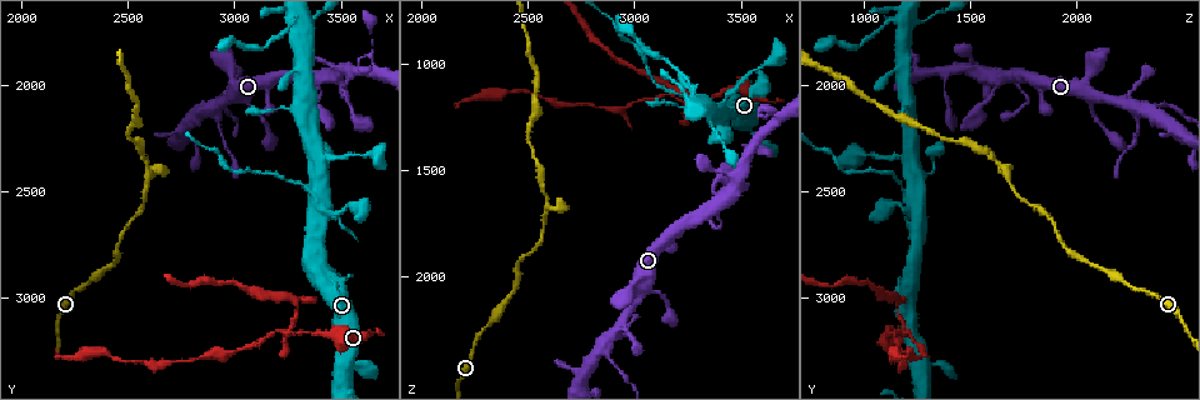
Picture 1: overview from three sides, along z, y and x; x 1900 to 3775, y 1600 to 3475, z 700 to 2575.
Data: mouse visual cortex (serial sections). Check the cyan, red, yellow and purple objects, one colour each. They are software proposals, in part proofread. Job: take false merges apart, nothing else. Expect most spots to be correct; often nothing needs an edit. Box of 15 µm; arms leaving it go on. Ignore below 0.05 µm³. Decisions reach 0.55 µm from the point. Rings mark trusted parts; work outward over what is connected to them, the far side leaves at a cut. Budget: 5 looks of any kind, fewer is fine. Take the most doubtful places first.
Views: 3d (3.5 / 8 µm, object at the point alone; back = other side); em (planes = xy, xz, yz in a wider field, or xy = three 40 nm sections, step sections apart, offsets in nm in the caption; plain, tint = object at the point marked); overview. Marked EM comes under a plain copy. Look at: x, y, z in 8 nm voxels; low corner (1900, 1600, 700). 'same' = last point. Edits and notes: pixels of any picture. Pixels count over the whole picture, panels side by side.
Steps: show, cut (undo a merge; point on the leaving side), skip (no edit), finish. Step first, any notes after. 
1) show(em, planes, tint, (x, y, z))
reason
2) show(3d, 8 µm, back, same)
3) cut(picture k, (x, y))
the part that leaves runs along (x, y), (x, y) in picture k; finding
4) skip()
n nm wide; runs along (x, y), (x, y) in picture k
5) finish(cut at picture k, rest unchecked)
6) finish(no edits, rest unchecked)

show(3d, 3.5 µm, (3300, 3160, 1160))
three arms meet

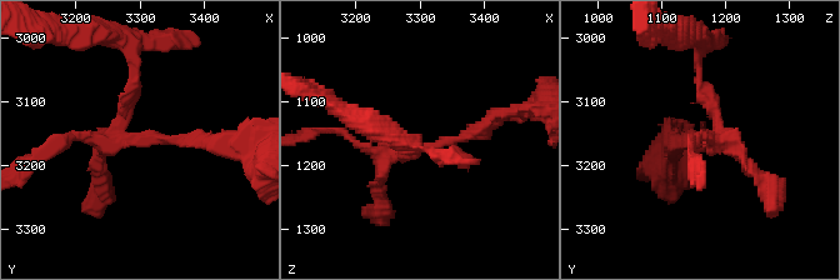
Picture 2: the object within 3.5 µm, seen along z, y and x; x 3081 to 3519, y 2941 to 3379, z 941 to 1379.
cut(picture 2, (706, 86))
a second cell is stuck on

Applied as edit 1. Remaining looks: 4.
show(3d, 3.5 µm, back, (3390, 1960, 1660))
looks like a crossing

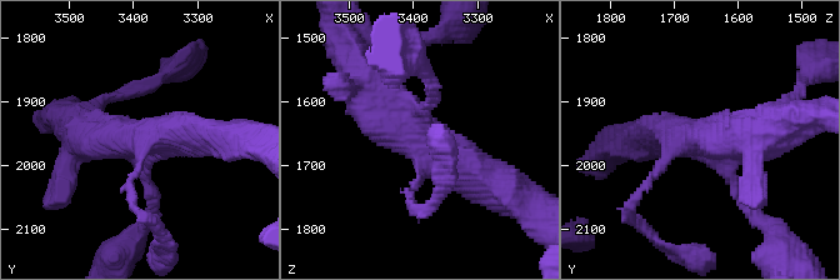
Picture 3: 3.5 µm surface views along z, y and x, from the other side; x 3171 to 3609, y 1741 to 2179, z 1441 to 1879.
show(em, xy, step 3, tint, (3405, 1955, 1660))
4 arms; arms of 100, 150, 450, 600 nm; need the tissue

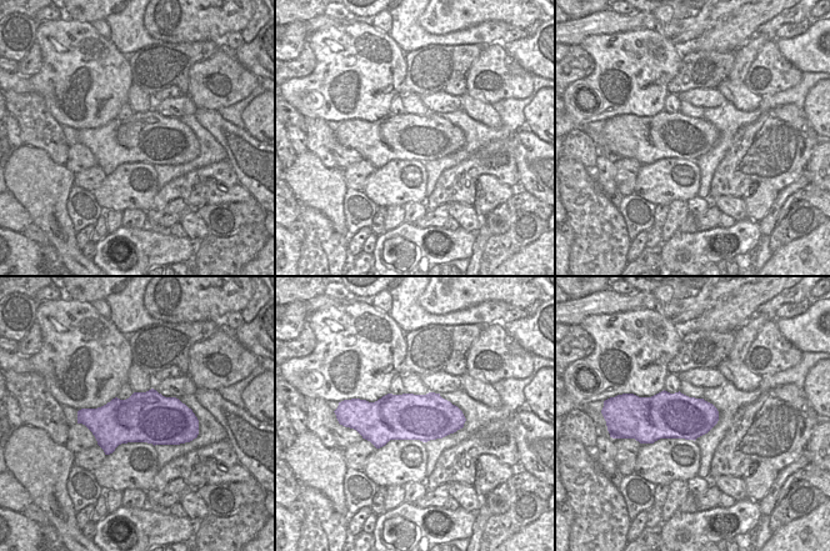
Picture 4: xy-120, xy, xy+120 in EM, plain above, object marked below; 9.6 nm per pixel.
skip()
runs along (484, 180), (380, 113), (361, 74) in picture 3; continuous, no second cell

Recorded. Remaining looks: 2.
finish(cut at picture 2, rest unchecked)

